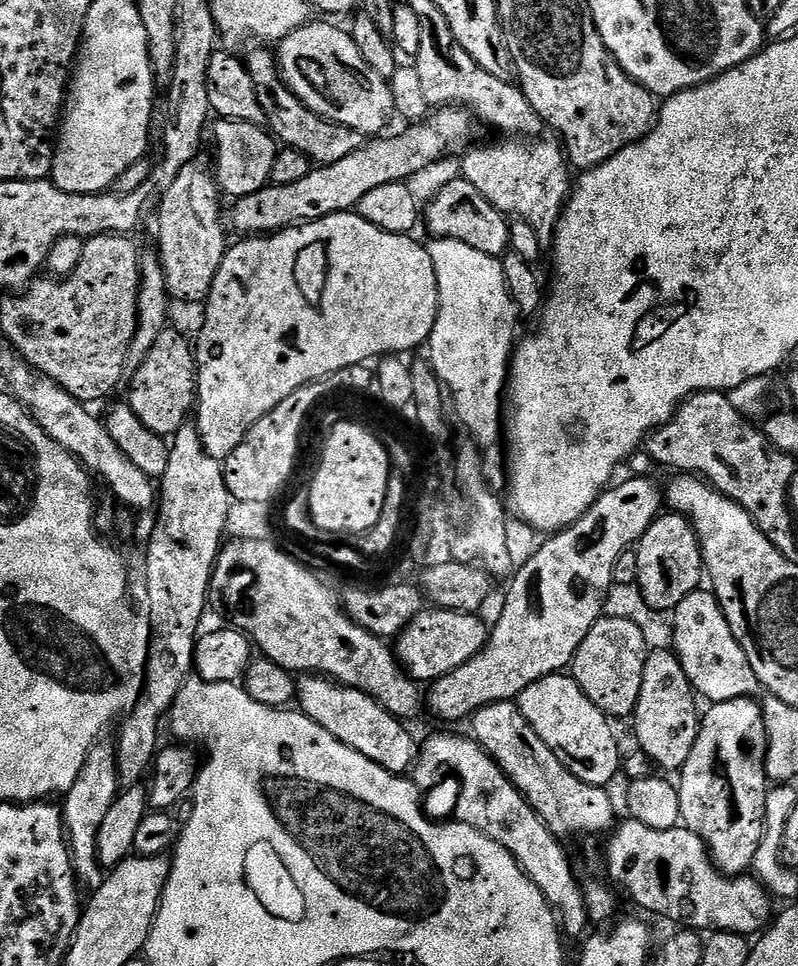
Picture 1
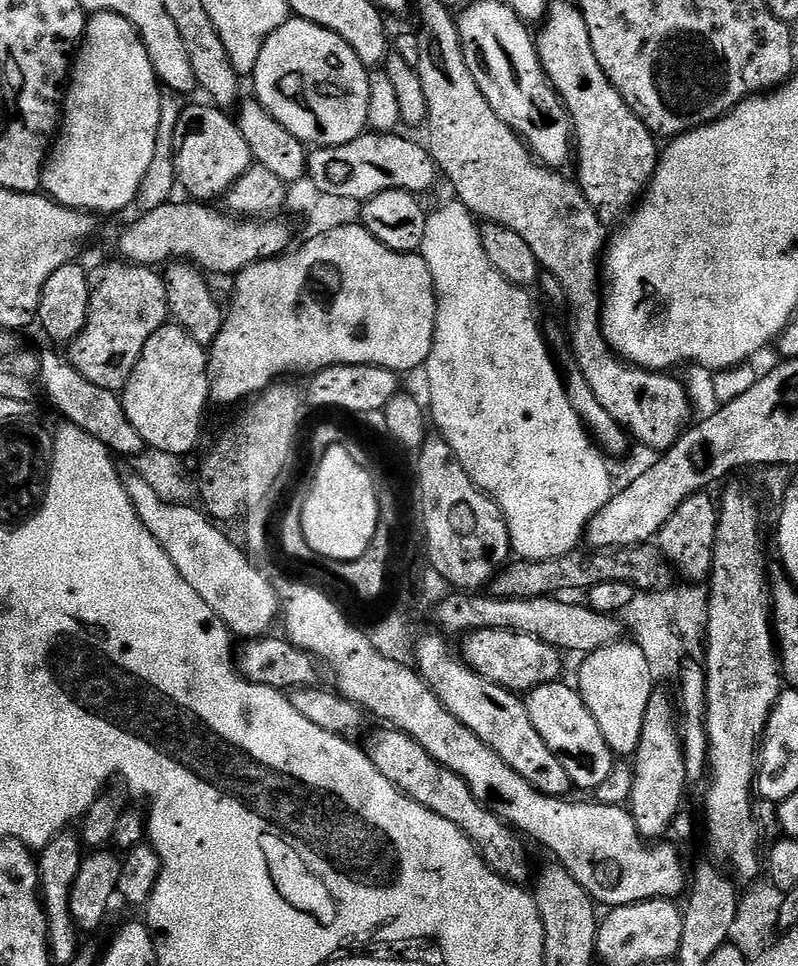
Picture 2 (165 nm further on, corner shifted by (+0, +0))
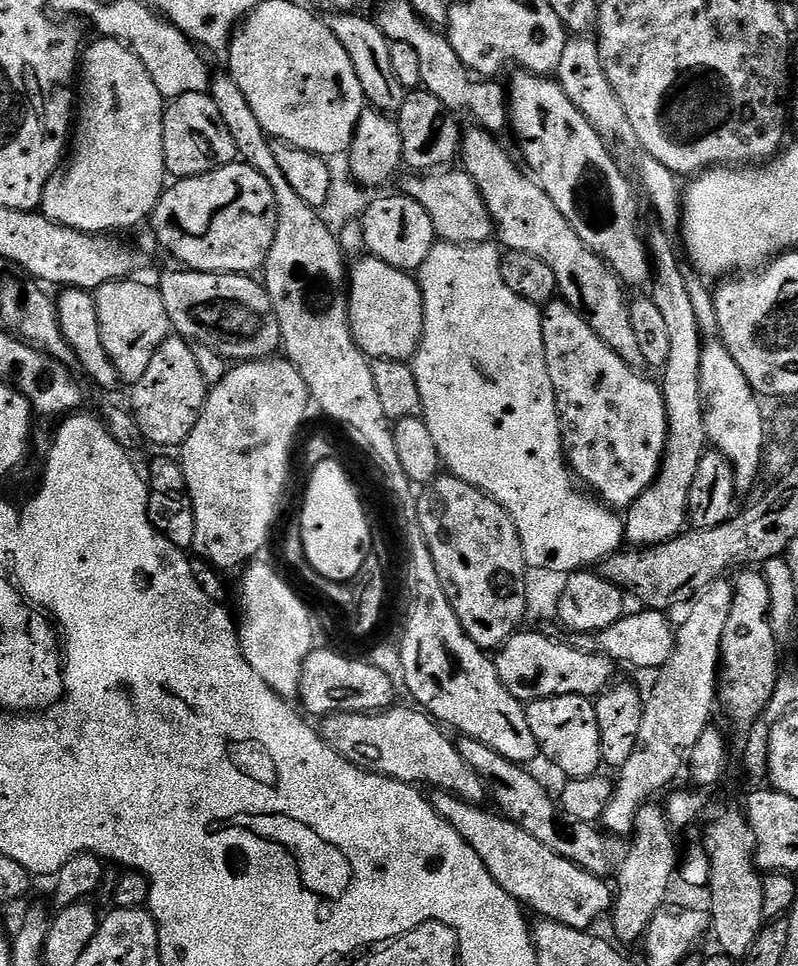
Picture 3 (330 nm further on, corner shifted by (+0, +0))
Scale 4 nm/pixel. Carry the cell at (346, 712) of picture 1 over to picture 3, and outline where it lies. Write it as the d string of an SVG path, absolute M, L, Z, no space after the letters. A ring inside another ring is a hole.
M433 791L430 799L444 823L454 826L454 830L462 834L462 838L474 850L474 854L482 858L482 866L486 866L490 878L494 878L494 882L498 882L498 886L502 886L502 890L514 897L525 909L533 908L538 914L537 917L553 920L562 926L588 930L604 911L605 915L613 907L614 892L607 879L590 874L582 866L554 854L550 846L542 846L542 842L538 842L538 838L534 838L534 834L530 834L517 821L508 819L496 810L487 812L487 807L460 800L456 796L451 796L449 792Z

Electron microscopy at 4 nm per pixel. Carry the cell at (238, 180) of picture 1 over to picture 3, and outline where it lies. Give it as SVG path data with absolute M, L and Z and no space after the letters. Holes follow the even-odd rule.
M208 92L177 96L167 105L162 130L164 171L169 177L201 176L237 159L236 147Z

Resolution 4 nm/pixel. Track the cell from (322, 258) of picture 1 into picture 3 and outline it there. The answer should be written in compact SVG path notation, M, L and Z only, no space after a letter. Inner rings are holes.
M371 254L353 264L356 265L353 268L351 265L346 284L348 318L357 346L369 358L411 361L424 336L424 296L420 293L419 283L409 273Z

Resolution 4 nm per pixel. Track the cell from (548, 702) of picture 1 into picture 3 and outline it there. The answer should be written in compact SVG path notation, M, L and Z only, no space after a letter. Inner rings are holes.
M555 696L554 698L546 698L545 700L533 700L527 705L528 721L530 722L530 730L534 730L534 738L538 742L543 759L553 760L562 771L565 777L577 780L578 778L586 778L587 776L595 776L601 771L602 761L600 759L600 731L598 730L598 718L596 717L596 705L587 696Z

